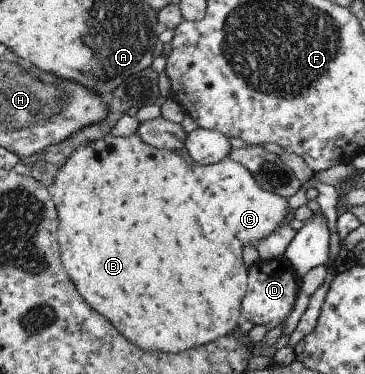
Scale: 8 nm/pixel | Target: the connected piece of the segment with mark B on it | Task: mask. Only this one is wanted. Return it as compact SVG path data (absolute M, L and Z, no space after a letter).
M108 133L102 138L72 150L64 164L54 172L54 182L50 184L48 192L57 212L57 243L63 270L66 271L86 304L110 322L116 328L116 332L124 336L130 344L150 352L174 354L226 336L240 324L242 296L247 283L247 269L242 263L240 242L234 238L234 234L230 234L224 224L219 199L215 198L205 186L198 184L191 165L174 151L148 146L138 138L136 133L124 137L116 137Z

